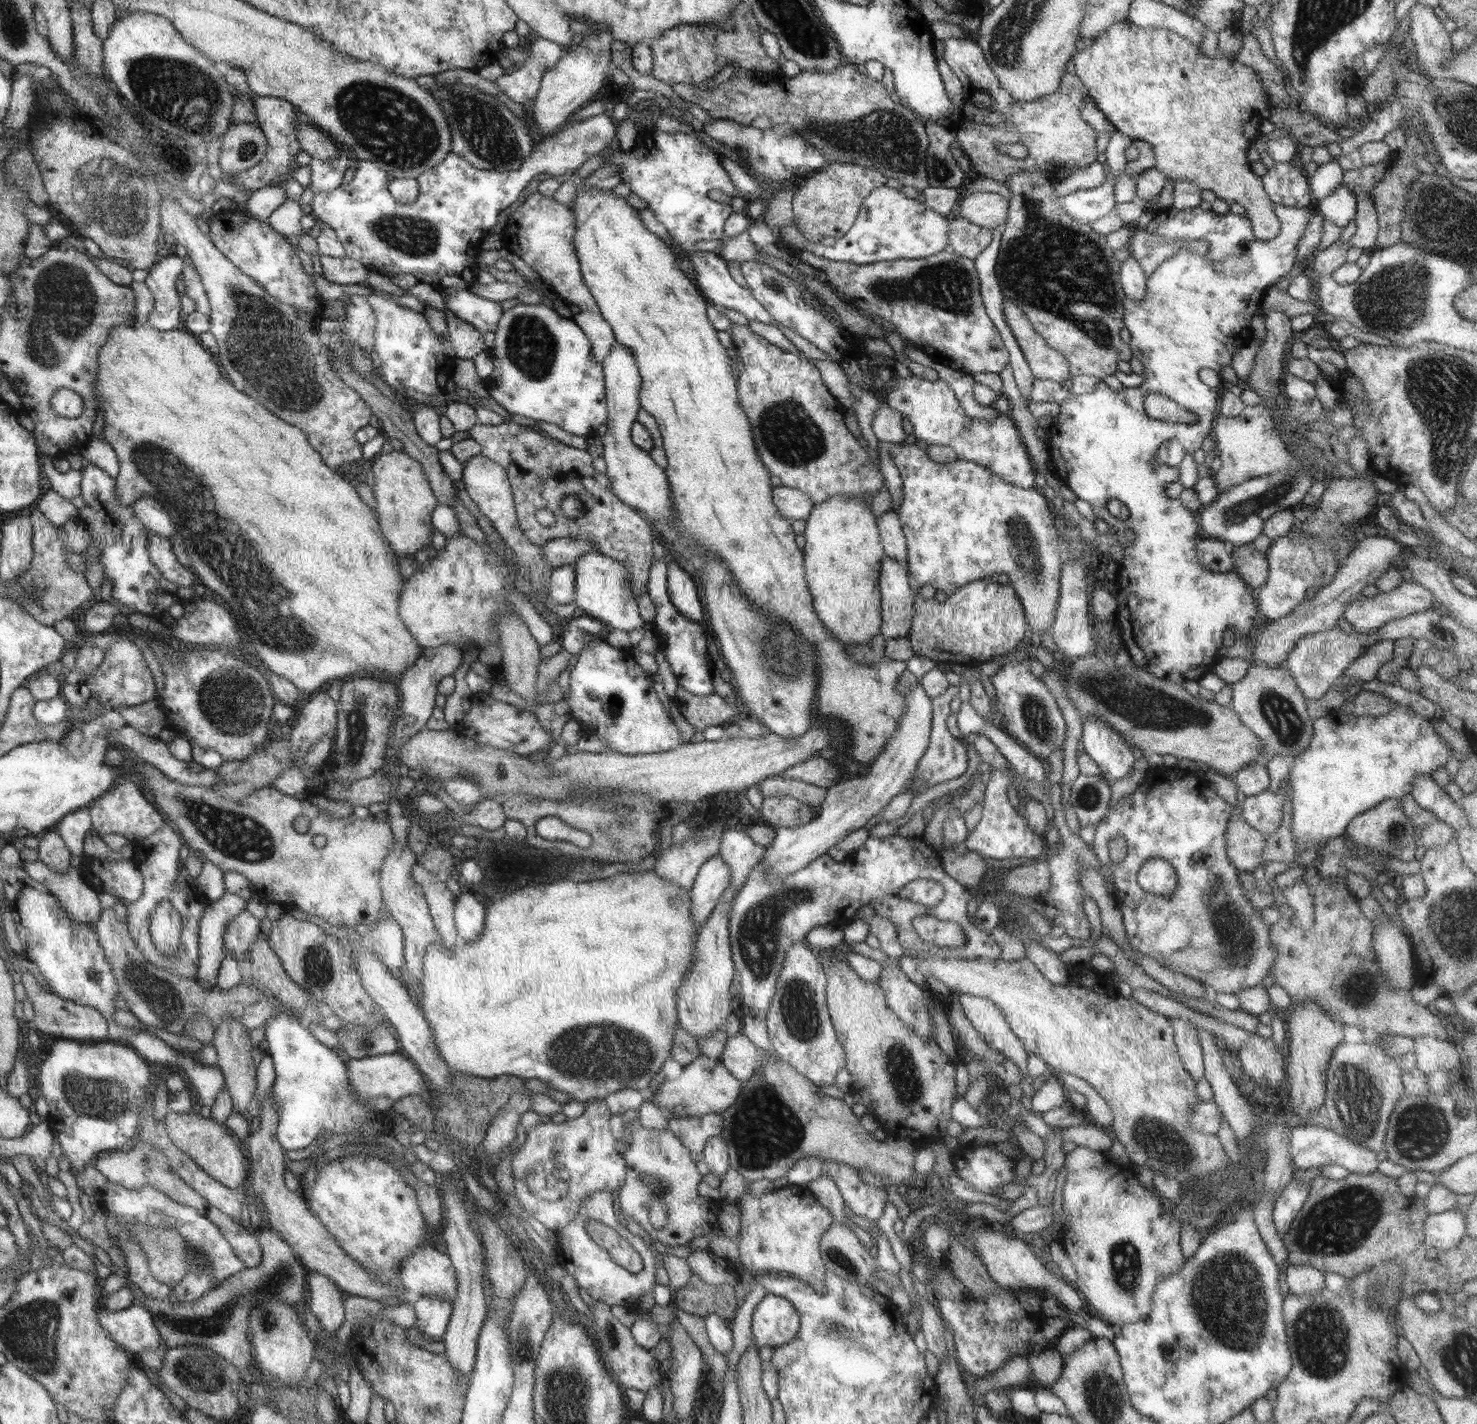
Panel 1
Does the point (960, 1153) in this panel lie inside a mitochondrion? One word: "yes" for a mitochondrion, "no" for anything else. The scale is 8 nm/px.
no

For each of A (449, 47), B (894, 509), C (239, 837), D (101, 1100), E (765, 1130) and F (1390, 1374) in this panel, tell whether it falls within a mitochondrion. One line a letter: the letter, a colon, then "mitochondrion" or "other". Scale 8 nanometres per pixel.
A: other
B: other
C: mitochondrion
D: mitochondrion
E: mitochondrion
F: other

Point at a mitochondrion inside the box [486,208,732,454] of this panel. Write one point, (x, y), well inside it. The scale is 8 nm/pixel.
(531, 345)

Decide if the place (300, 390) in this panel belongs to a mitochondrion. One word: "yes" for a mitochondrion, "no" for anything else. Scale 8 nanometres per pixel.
yes

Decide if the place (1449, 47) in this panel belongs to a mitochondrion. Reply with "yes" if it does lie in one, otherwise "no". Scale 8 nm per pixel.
no

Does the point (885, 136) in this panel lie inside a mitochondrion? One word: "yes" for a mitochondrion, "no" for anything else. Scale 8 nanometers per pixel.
yes

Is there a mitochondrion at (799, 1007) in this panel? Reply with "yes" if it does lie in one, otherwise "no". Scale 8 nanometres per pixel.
yes

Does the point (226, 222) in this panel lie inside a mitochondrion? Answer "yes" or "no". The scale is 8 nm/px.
no

